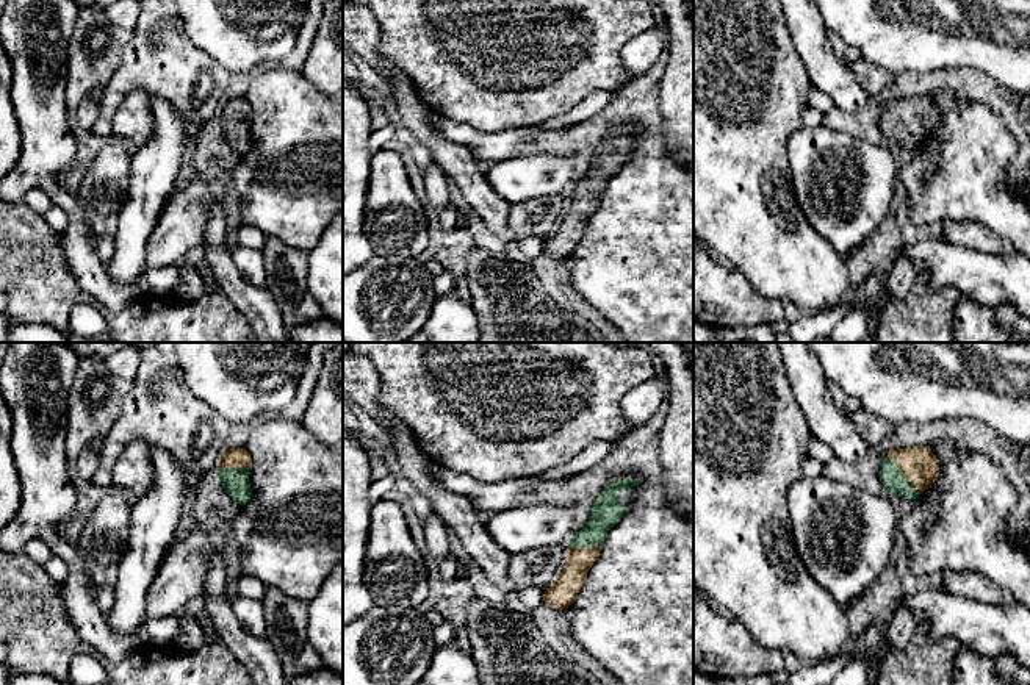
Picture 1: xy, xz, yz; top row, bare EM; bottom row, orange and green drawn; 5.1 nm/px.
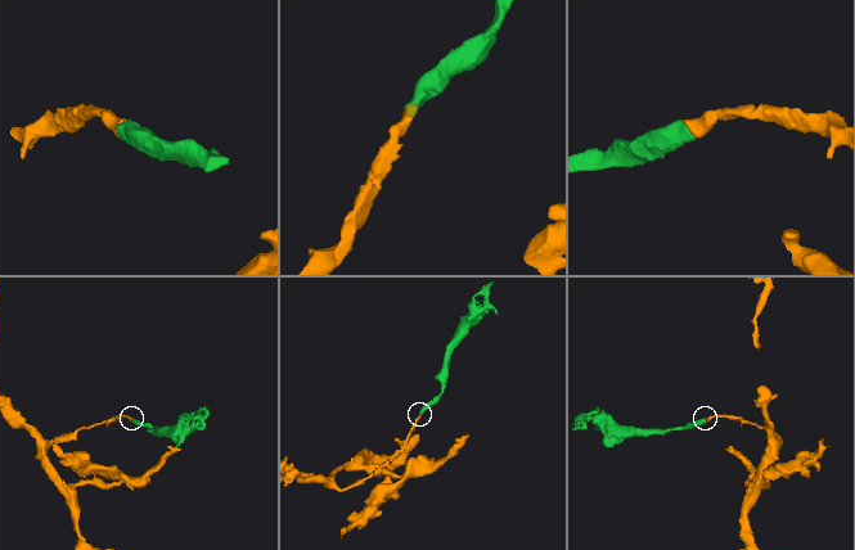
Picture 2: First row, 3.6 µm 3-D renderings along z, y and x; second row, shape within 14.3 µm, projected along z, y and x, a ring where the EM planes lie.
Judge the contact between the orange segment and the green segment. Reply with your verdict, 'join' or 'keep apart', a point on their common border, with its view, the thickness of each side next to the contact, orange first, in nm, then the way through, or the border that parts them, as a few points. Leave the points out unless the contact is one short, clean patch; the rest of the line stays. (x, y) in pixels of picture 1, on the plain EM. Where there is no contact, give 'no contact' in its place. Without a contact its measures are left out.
join; contact yz (903, 124); calibres 190 and 120 nm; way yz (918, 113), (903, 124), (893, 129)

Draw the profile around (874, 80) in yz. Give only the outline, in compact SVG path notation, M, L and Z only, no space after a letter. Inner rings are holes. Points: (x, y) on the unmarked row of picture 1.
M863 59L848 64L852 74L869 97L880 95L884 89L889 89L899 77L895 72L881 66L869 64Z

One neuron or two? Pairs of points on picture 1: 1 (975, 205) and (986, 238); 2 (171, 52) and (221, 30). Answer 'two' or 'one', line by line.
1: two
2: two

